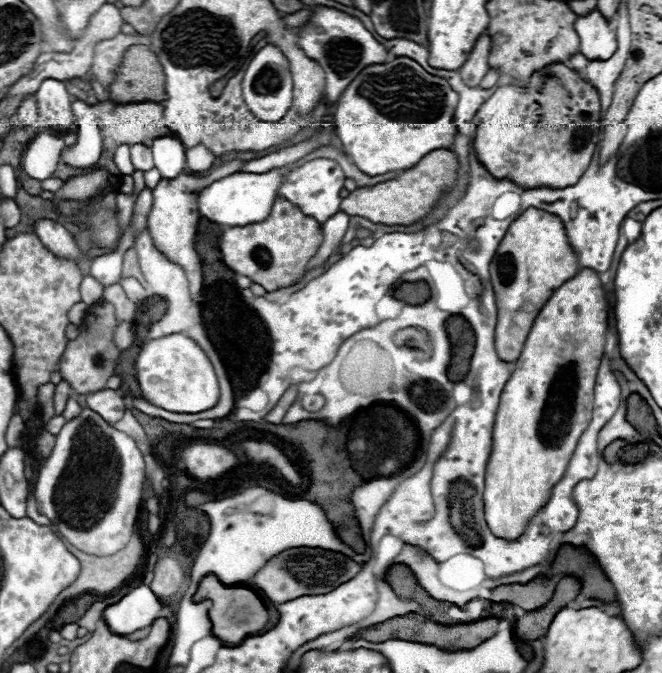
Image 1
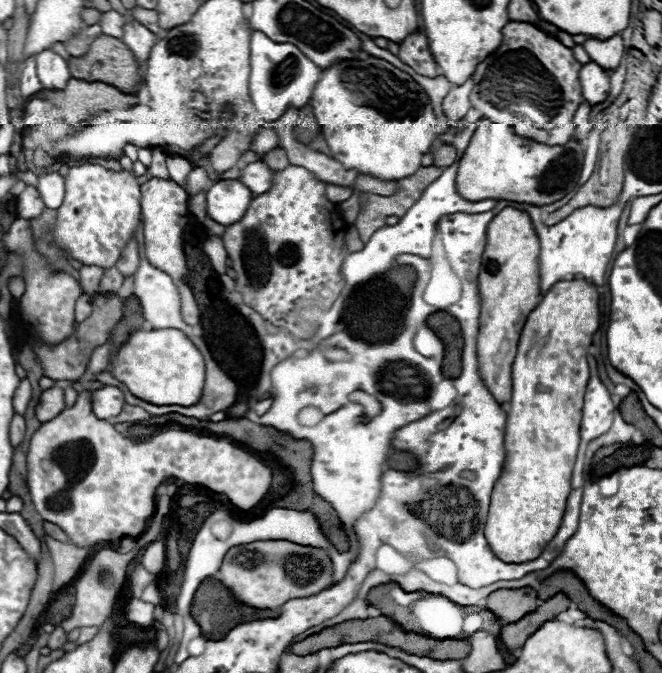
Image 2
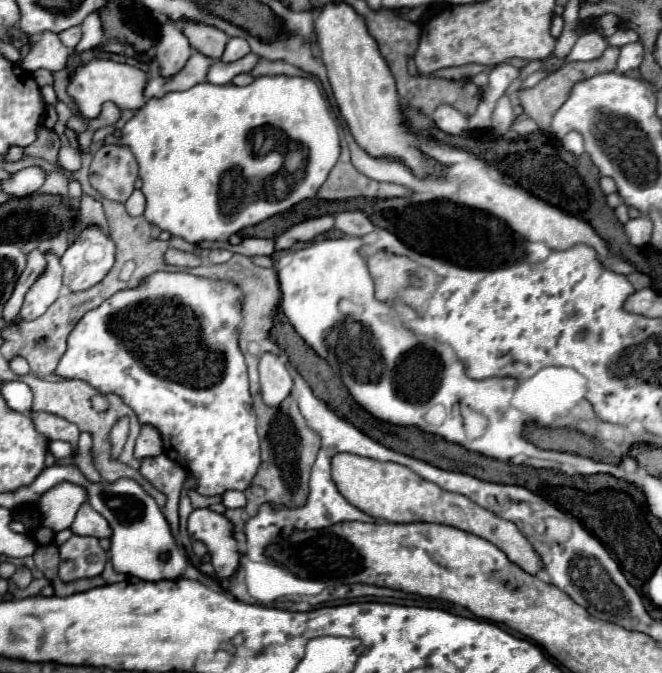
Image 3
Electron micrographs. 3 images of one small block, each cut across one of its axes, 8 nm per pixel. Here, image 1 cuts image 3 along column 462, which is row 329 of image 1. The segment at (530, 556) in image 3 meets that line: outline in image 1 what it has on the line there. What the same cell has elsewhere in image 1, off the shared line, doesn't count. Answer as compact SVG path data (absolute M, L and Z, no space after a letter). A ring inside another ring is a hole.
M528 208L526 212L522 212L520 218L514 220L514 224L510 224L490 264L490 276L498 306L498 324L494 332L494 342L496 352L502 360L506 362L518 360L538 312L552 296L554 288L558 290L564 282L574 278L578 270L580 270L578 256L570 246L564 222L558 216L538 208ZM524 302L532 302L532 312L522 310Z

